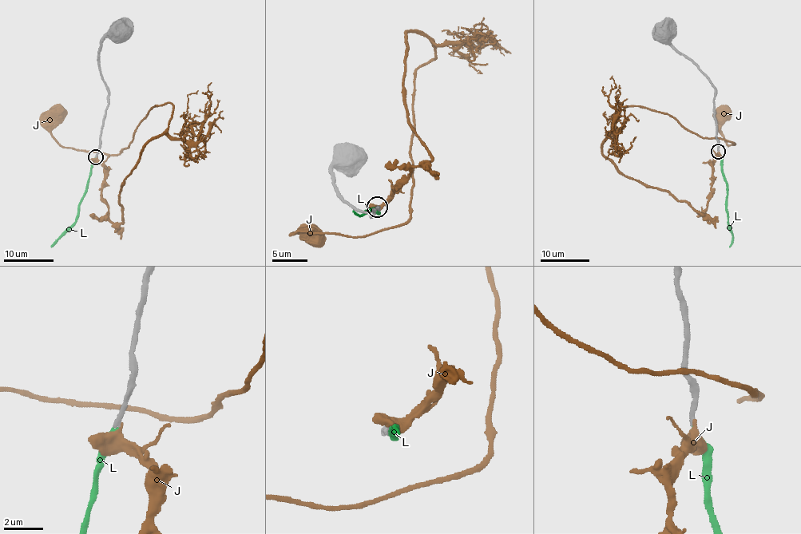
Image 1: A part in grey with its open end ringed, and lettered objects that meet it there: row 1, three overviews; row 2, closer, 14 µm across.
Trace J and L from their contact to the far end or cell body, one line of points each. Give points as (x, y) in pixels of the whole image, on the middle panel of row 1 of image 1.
J: (378, 207), (431, 159), (405, 88), (403, 37), (424, 33), (410, 219), (313, 242)
L: (376, 207), (377, 212), (378, 207), (371, 208), (362, 215), (354, 211)

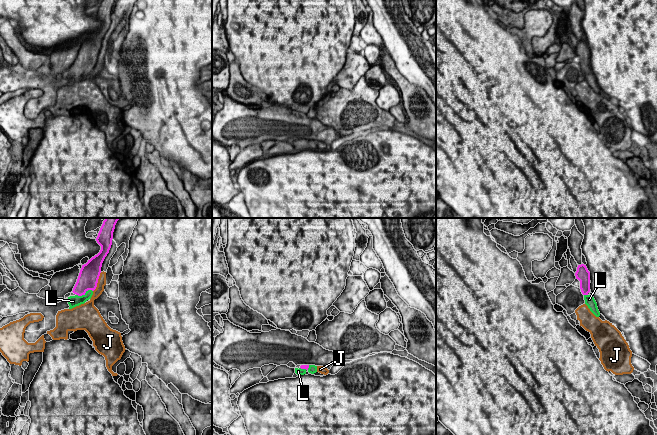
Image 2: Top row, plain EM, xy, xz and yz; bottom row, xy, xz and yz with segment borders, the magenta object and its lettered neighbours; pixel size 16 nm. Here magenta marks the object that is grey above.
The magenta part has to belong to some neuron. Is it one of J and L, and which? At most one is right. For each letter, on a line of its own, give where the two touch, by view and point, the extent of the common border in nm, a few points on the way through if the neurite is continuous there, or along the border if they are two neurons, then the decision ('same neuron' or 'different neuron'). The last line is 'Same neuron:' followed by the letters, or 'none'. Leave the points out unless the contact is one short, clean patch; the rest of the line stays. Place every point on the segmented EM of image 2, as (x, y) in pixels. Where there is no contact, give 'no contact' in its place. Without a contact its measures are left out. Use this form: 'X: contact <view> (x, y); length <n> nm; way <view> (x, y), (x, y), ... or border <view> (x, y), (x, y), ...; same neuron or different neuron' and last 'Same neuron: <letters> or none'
J: contact xy (97, 282); length 340 nm; border xy (101, 272), (97, 286), (93, 291); different neuron
L: contact xy (84, 293); length 280 nm; way xy (88, 278), (84, 287), (84, 293), (77, 300), (73, 301); same neuron
Same neuron: L

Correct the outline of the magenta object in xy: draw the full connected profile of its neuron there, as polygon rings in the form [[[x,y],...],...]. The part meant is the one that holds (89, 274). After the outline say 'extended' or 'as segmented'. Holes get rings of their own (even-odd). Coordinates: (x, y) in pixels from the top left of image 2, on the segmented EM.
[[[105,218],[96,238],[101,246],[100,252],[82,265],[77,282],[73,288],[74,296],[68,297],[69,309],[84,304],[91,299],[97,287],[102,263],[112,245],[113,232],[119,218]]]; extended

